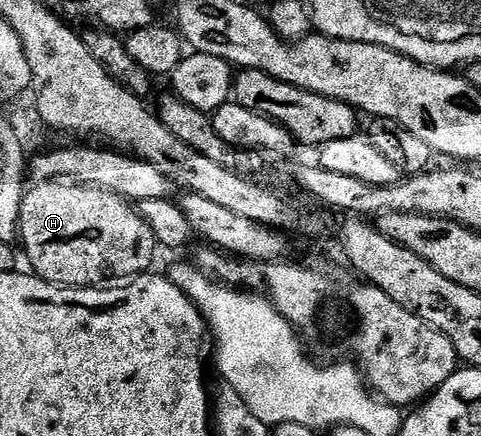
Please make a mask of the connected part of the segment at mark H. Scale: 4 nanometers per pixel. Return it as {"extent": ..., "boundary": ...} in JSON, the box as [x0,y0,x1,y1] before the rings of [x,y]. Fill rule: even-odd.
{"extent":[18,181,160,287],"boundary":[[[55,181],[52,183],[38,183],[31,186],[26,194],[22,196],[20,205],[20,221],[18,222],[18,234],[20,236],[21,250],[24,252],[24,259],[30,262],[29,270],[45,283],[54,283],[58,287],[101,287],[113,284],[115,281],[129,281],[143,273],[149,272],[154,263],[154,250],[159,250],[160,244],[148,225],[148,221],[140,214],[137,206],[129,199],[122,199],[121,196],[111,191],[105,191],[99,187],[88,187],[75,185],[69,181]]]}

